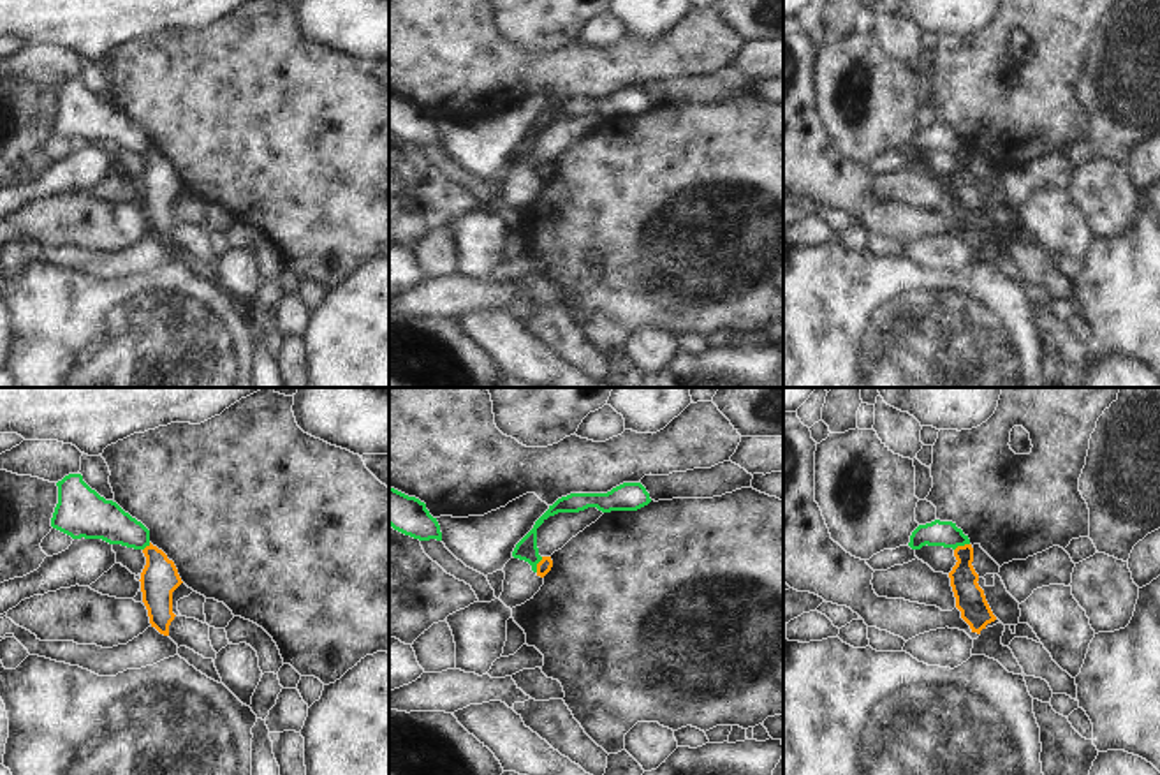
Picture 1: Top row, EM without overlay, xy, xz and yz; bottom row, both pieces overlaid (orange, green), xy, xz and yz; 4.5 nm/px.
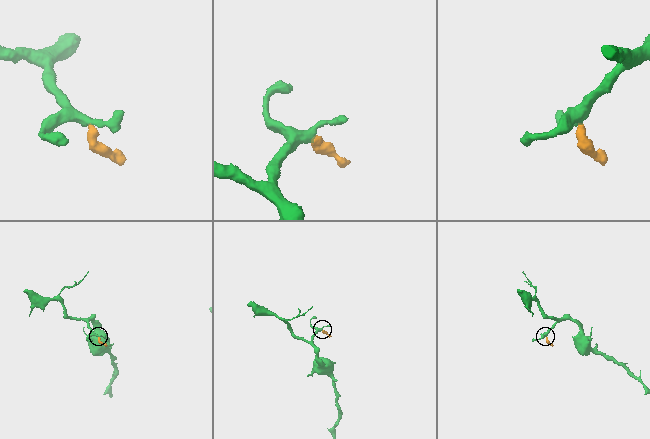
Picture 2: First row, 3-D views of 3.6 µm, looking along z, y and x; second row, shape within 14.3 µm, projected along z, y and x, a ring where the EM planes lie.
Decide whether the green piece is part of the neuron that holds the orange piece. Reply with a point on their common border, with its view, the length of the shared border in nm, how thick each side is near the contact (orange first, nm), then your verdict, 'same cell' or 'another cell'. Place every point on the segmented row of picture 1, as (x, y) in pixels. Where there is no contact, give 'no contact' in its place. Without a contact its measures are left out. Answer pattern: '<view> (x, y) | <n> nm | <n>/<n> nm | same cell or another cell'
xz (537, 564) | 80 nm | 70/100 nm | another cell

